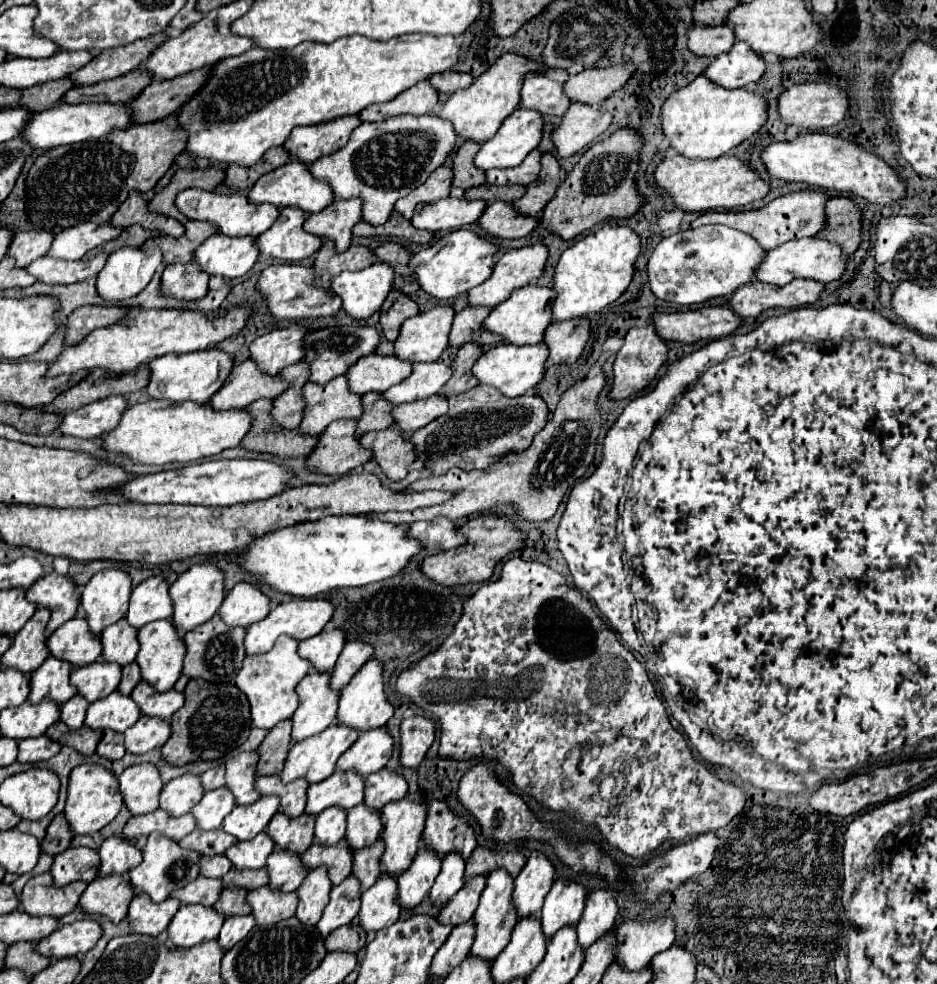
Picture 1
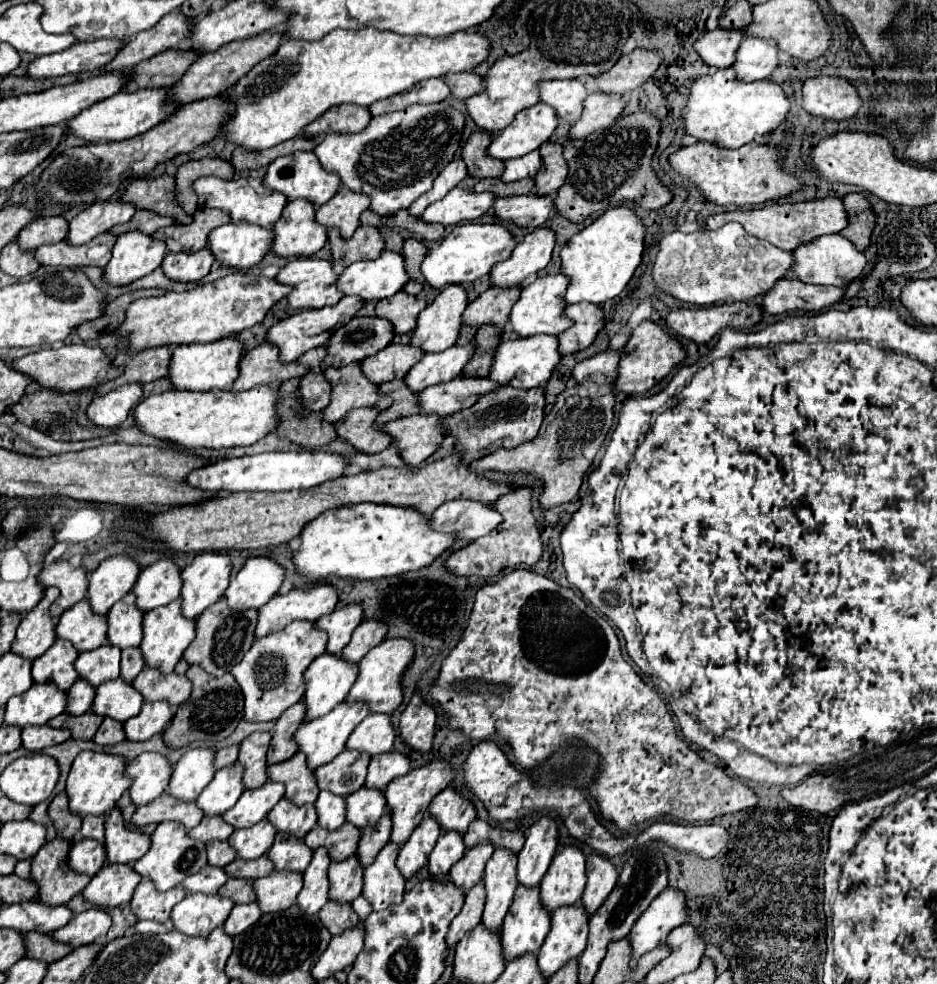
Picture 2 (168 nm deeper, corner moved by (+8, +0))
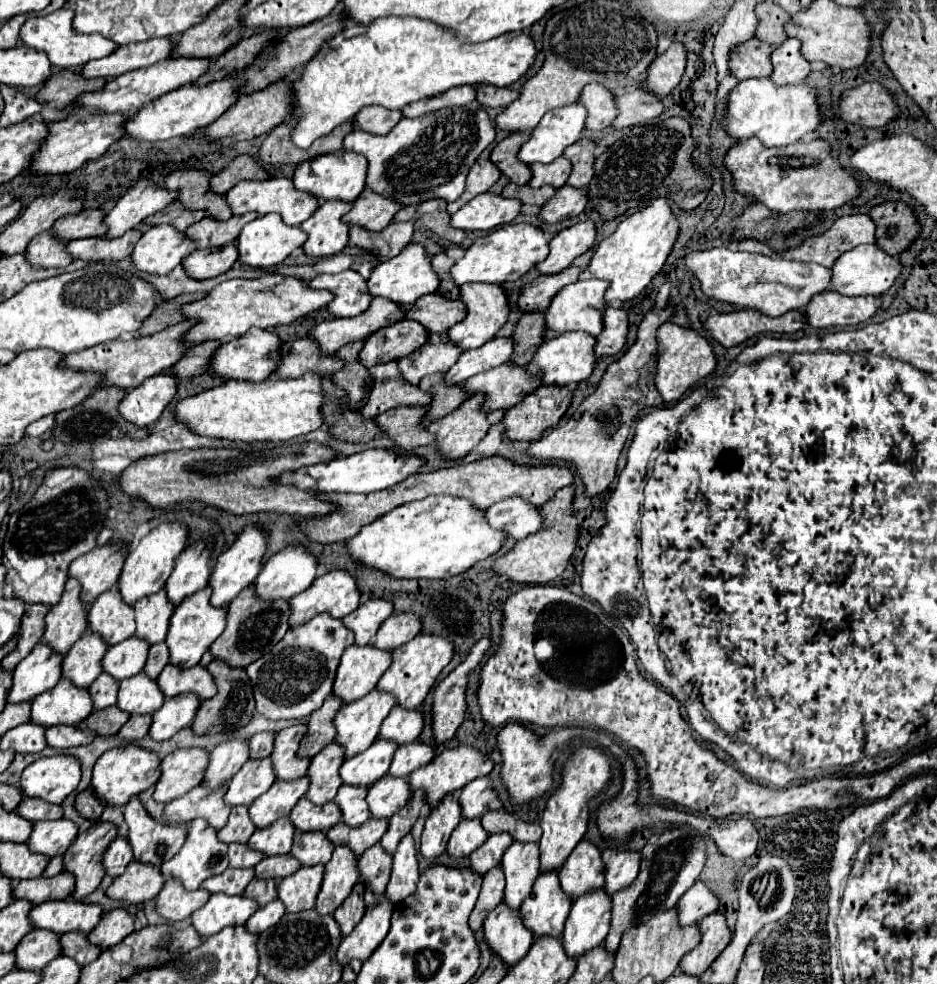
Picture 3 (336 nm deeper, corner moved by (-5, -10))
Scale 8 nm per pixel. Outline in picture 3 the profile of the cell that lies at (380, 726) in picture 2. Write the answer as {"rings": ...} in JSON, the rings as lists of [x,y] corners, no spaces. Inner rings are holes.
{"rings":[[[395,706],[391,710],[391,714],[383,720],[379,738],[385,740],[393,740],[397,744],[405,744],[405,742],[415,742],[423,730],[423,710],[421,708],[401,708]]]}

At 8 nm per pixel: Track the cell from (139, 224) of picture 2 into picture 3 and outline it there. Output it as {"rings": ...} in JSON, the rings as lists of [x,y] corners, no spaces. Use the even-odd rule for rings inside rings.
{"rings":[[[179,200],[171,202],[169,206],[165,206],[163,210],[159,210],[159,214],[153,214],[151,218],[145,220],[145,224],[173,224],[179,232],[185,232],[187,226],[199,222],[201,218],[205,218],[207,212],[205,210],[187,210],[185,206],[181,206]]]}

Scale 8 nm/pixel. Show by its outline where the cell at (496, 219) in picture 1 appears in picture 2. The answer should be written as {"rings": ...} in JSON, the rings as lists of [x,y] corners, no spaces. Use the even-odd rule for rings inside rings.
{"rings":[[[514,196],[514,198],[496,198],[492,204],[492,214],[502,222],[520,226],[520,228],[540,228],[554,210],[554,200],[550,196]]]}

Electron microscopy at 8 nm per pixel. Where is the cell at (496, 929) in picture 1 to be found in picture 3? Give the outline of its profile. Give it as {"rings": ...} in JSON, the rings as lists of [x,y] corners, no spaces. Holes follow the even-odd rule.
{"rings":[[[513,842],[505,850],[501,864],[507,878],[503,902],[507,902],[509,908],[519,908],[539,876],[539,844]]]}

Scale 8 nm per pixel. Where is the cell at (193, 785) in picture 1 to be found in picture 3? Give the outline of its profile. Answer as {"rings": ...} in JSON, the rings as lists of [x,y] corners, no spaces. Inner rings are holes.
{"rings":[[[235,738],[215,746],[203,778],[203,786],[211,790],[221,788],[227,780],[231,780],[237,774],[237,770],[247,760],[249,760],[249,740]]]}

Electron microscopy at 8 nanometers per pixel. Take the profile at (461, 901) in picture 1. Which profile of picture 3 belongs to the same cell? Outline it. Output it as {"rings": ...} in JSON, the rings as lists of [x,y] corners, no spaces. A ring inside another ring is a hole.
{"rings":[[[491,834],[487,842],[483,842],[483,846],[479,846],[479,850],[475,850],[475,854],[469,856],[471,868],[479,874],[485,874],[487,870],[495,868],[511,842],[513,842],[511,834],[495,834],[495,836]]]}

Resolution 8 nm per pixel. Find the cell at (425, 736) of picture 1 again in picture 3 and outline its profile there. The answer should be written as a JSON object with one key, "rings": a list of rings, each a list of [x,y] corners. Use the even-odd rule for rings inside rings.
{"rings":[[[481,638],[469,652],[463,664],[459,664],[445,680],[439,682],[433,696],[433,732],[439,742],[447,742],[455,736],[467,710],[467,678],[471,670],[483,660],[485,652],[491,648],[489,638]]]}

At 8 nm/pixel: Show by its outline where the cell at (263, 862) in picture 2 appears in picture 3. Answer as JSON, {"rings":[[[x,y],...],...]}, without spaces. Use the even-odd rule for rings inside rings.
{"rings":[[[291,854],[287,856],[267,856],[255,866],[255,878],[275,878],[281,880],[293,872],[297,872],[299,860],[295,860]]]}

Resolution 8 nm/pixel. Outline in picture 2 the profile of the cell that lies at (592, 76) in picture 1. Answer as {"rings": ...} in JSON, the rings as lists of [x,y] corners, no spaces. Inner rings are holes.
{"rings":[[[636,48],[634,52],[622,56],[614,68],[598,74],[592,78],[594,88],[598,92],[622,96],[638,86],[642,86],[660,66],[662,58],[656,52],[648,52],[642,48]]]}

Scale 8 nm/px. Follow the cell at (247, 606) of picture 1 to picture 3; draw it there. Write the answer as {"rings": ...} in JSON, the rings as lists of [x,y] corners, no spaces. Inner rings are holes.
{"rings":[[[291,544],[273,554],[255,580],[257,596],[263,600],[293,598],[315,580],[317,556],[303,544]]]}

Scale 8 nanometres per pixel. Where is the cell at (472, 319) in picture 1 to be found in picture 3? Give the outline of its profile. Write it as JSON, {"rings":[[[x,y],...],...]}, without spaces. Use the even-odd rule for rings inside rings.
{"rings":[[[569,266],[567,270],[551,276],[539,276],[531,284],[525,284],[521,296],[519,296],[519,306],[525,312],[545,312],[547,306],[551,304],[551,298],[567,284],[577,282],[579,274],[585,272],[587,268],[579,266]]]}

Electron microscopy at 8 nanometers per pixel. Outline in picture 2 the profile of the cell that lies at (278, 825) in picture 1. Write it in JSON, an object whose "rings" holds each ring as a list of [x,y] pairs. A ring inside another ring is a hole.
{"rings":[[[280,800],[266,818],[276,832],[290,832],[298,838],[304,838],[316,826],[316,810],[312,804],[294,806],[288,800]]]}

